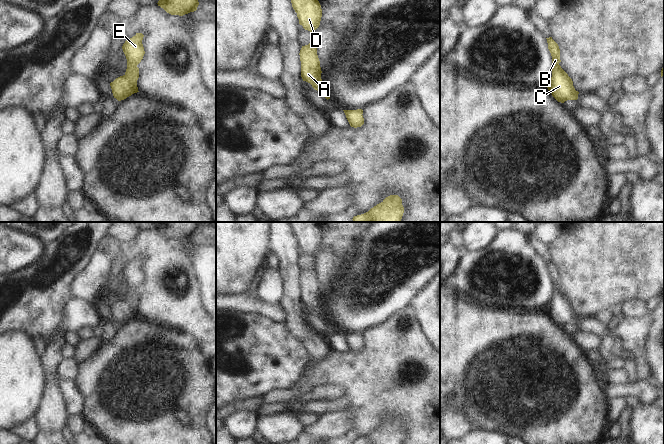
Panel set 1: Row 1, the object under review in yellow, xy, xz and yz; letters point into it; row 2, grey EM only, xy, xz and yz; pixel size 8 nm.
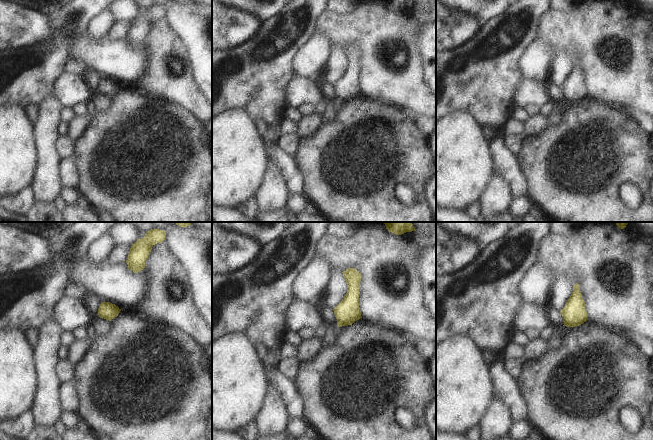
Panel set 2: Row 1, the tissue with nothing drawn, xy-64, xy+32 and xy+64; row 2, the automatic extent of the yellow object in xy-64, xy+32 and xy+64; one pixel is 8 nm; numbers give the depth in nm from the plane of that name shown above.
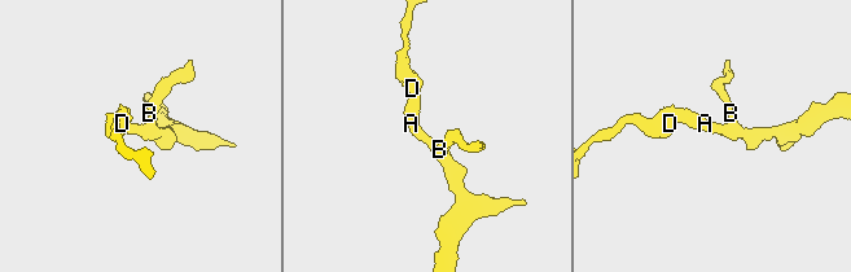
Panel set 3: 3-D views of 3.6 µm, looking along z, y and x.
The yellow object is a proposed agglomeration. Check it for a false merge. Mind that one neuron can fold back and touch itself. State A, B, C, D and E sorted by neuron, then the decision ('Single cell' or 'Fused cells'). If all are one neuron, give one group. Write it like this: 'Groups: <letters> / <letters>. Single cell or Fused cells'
Groups: A B C D E. Single cell

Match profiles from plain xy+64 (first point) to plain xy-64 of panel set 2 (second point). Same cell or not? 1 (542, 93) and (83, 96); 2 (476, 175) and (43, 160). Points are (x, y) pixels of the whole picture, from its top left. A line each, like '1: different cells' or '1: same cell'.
1: same cell
2: different cells

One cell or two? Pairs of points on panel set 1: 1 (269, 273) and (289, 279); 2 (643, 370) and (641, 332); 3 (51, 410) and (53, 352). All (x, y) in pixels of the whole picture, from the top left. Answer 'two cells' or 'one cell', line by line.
1: two cells
2: one cell
3: one cell

